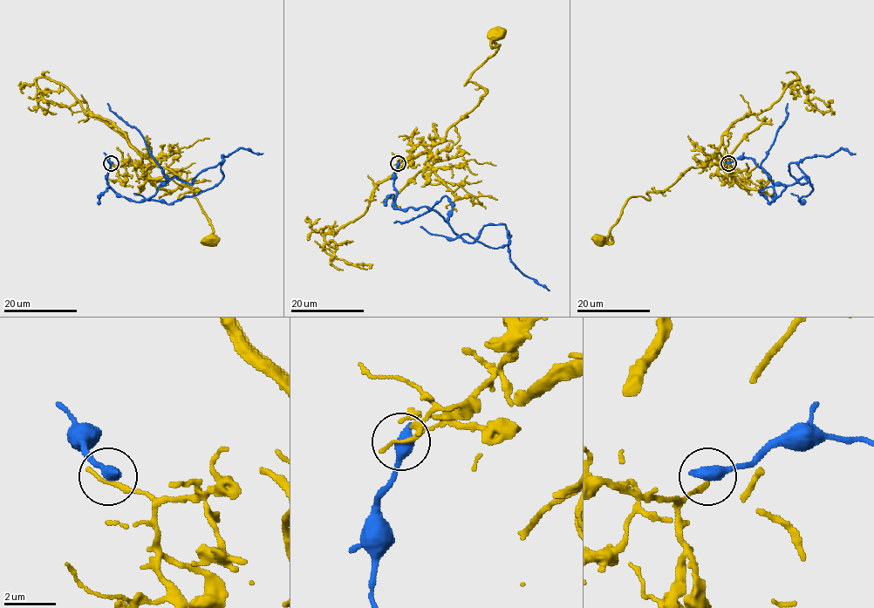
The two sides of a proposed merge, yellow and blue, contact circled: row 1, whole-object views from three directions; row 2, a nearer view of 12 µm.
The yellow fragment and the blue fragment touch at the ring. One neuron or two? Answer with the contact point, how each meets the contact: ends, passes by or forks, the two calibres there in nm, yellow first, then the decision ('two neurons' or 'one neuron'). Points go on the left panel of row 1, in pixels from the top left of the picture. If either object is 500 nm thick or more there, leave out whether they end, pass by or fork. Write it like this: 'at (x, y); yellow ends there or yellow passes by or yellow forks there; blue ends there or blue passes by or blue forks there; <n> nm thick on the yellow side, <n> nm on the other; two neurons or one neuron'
at (111, 163); 190 nm thick on the yellow side, 550 nm on the other; two neurons

